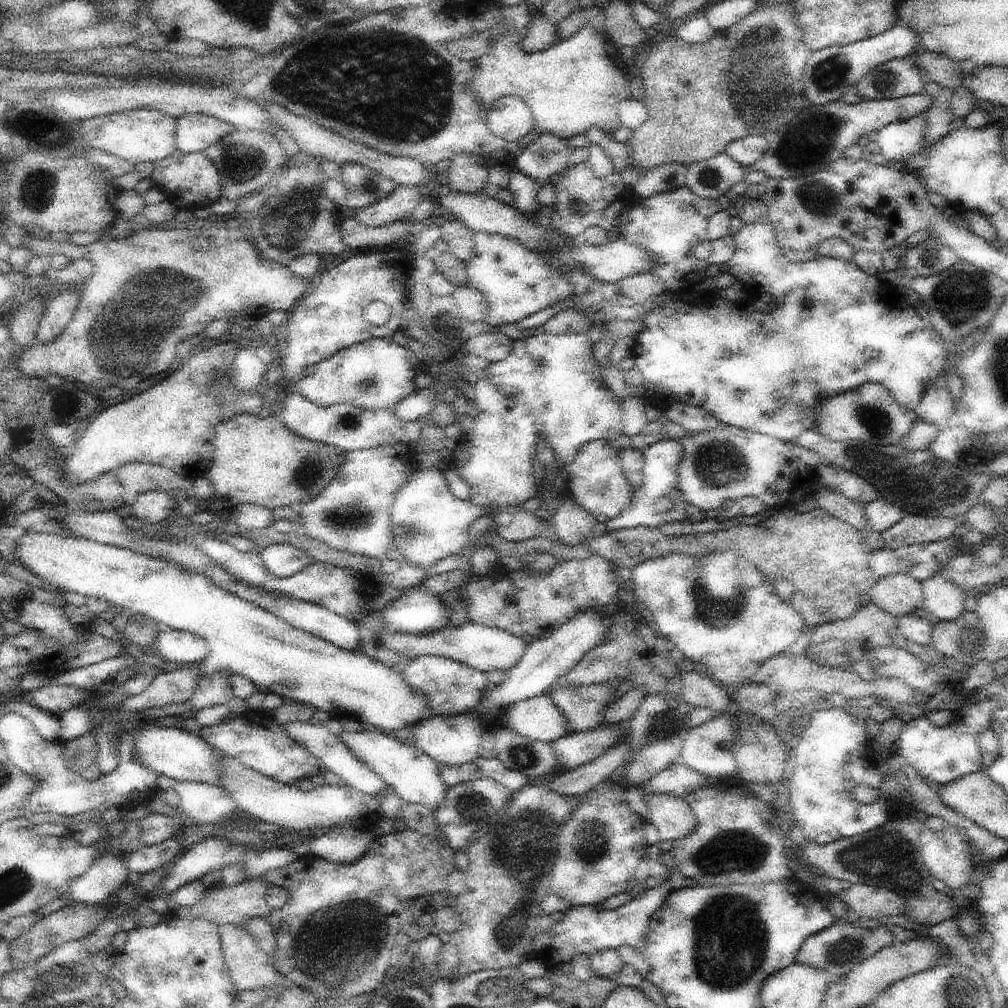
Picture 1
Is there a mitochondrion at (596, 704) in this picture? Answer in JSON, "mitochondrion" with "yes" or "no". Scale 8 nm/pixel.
{"mitochondrion":"no"}

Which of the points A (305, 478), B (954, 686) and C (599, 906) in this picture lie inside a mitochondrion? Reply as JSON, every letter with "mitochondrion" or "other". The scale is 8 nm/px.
{"A":"mitochondrion","B":"other","C":"other"}

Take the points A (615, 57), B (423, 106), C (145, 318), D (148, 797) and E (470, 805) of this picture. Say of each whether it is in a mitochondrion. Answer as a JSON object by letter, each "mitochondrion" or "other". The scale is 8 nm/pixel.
{"A":"other","B":"mitochondrion","C":"mitochondrion","D":"other","E":"mitochondrion"}

